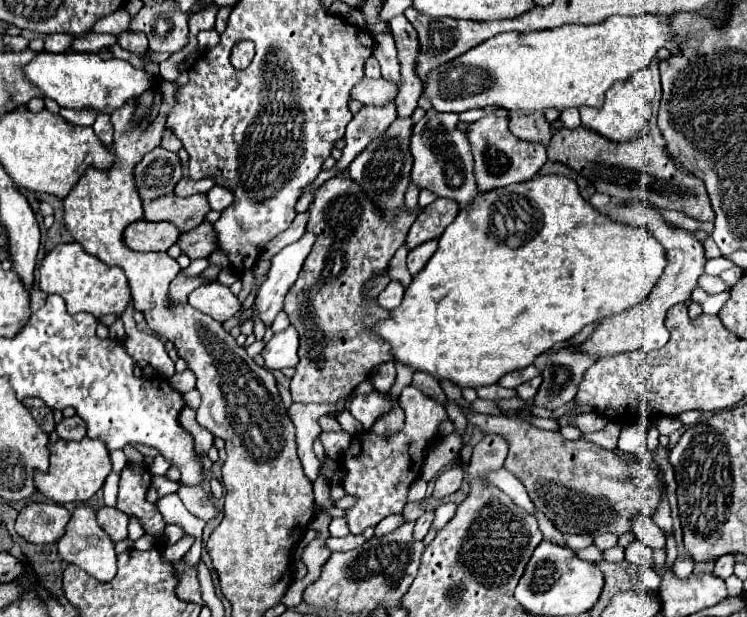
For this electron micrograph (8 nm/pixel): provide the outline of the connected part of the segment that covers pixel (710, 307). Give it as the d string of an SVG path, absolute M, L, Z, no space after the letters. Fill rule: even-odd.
M695 289L695 293L691 297L693 297L693 301L697 301L697 303L703 305L703 313L717 315L721 311L723 303L729 299L729 289L725 289L723 293L717 293L717 295L707 295L701 289Z

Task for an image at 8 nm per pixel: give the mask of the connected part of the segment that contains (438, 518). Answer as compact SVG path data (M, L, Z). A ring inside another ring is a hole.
M453 503L439 505L439 507L437 507L437 511L435 511L433 529L435 529L435 531L439 531L439 527L443 527L447 519L453 519L453 515L455 515L455 509L457 509L457 505L453 505Z

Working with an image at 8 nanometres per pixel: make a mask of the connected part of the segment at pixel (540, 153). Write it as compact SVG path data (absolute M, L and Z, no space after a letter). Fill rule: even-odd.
M485 115L479 121L471 123L467 137L473 149L473 157L475 157L475 179L477 179L477 189L479 191L489 191L489 189L497 189L497 187L505 187L511 183L519 183L519 181L527 181L531 179L547 161L547 153L543 143L523 143L523 139L515 139L515 135L511 135L509 127L509 117L497 117L497 115Z

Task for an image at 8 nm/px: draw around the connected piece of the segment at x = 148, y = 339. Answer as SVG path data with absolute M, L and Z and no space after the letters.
M131 299L129 305L127 305L127 311L121 315L121 321L125 323L125 331L127 331L127 337L129 337L127 343L125 343L127 353L137 363L149 363L151 367L155 367L163 375L175 375L175 363L167 355L165 345L155 335L137 331L133 313L135 313L135 305L133 305L133 299Z

